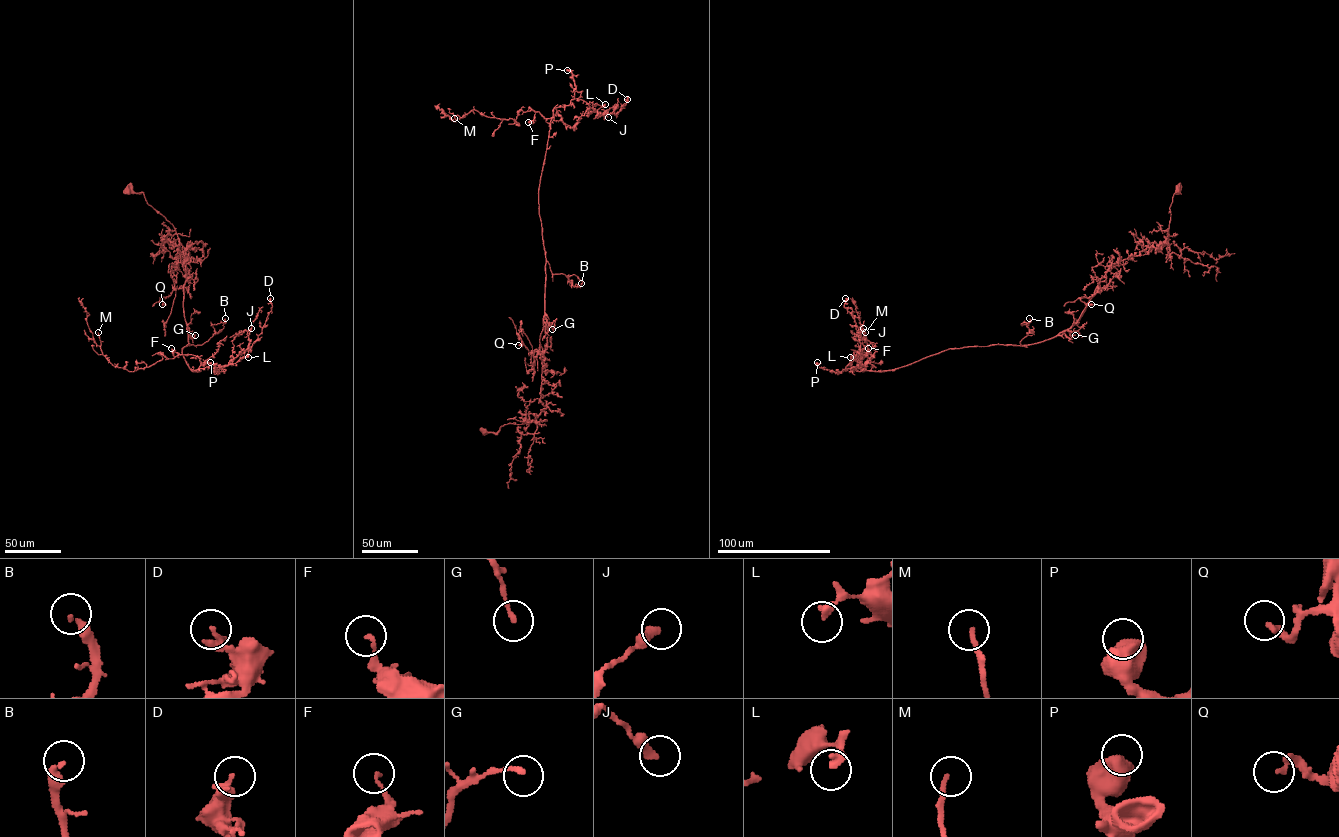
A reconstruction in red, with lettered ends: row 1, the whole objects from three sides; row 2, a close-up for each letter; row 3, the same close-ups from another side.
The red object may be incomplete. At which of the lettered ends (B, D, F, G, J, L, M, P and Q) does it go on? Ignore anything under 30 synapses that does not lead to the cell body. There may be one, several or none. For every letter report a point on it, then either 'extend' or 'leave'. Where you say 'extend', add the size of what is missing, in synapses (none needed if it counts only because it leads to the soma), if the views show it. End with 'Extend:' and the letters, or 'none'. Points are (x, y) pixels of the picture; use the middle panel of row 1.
B: place (581, 283); leave
D: place (627, 99); leave
F: place (528, 122); leave
G: place (552, 329); leave
J: place (608, 117); leave
L: place (605, 104); leave
M: place (454, 118); leave
P: place (567, 70); leave
Q: place (518, 345); leave
Extend: none

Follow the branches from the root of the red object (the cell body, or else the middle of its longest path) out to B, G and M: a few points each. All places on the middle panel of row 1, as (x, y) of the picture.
B: (484, 431), (533, 422), (547, 407), (539, 400), (546, 262), (552, 274), (571, 282), (575, 274), (581, 283)
G: (484, 431), (496, 433), (505, 424), (533, 422), (546, 407), (539, 400), (539, 337), (545, 315), (552, 329)
M: (484, 431), (547, 407), (538, 189), (557, 112), (520, 109), (518, 126), (474, 109), (454, 118)

